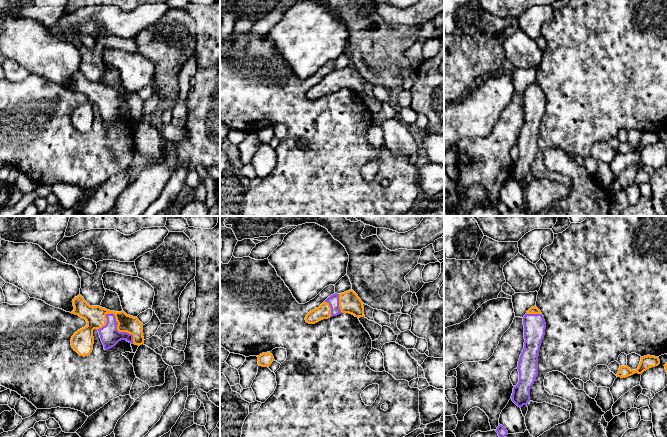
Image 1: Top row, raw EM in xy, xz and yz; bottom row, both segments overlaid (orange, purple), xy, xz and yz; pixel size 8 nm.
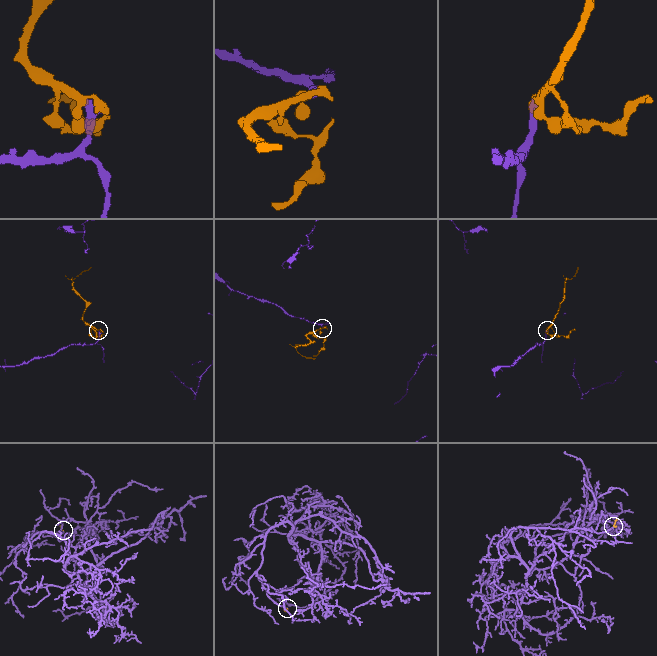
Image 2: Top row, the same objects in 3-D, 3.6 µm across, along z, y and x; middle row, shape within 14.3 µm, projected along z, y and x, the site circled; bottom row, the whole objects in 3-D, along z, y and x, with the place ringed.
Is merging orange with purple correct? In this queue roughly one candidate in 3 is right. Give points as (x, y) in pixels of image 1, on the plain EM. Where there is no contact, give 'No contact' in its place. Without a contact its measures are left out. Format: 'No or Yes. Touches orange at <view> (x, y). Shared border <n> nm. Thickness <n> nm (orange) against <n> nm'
Yes. Touches orange at xy (118, 106). Shared border 340 nm. Thickness 170 nm (orange) against 160 nm

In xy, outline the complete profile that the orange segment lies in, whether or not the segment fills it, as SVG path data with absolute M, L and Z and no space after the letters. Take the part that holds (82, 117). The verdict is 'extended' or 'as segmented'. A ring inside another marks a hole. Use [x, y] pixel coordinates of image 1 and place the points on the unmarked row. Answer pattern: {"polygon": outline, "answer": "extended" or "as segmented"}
{"polygon": "M81 71L73 75L72 90L86 96L87 101L74 109L71 122L80 132L88 132L93 126L93 106L97 105L108 126L119 117L126 116L135 121L144 120L143 100L137 93L127 91L124 87L110 87L100 82L90 82Z", "answer": "extended"}

